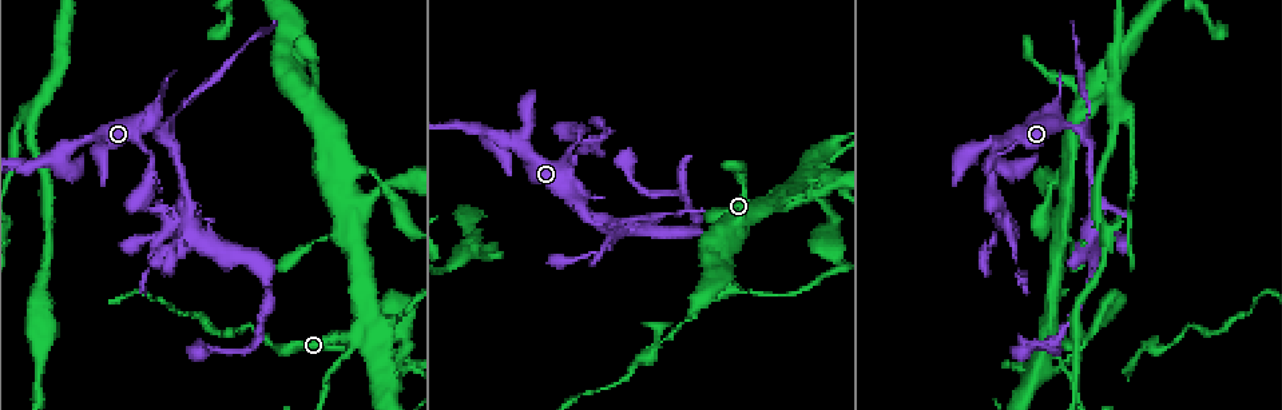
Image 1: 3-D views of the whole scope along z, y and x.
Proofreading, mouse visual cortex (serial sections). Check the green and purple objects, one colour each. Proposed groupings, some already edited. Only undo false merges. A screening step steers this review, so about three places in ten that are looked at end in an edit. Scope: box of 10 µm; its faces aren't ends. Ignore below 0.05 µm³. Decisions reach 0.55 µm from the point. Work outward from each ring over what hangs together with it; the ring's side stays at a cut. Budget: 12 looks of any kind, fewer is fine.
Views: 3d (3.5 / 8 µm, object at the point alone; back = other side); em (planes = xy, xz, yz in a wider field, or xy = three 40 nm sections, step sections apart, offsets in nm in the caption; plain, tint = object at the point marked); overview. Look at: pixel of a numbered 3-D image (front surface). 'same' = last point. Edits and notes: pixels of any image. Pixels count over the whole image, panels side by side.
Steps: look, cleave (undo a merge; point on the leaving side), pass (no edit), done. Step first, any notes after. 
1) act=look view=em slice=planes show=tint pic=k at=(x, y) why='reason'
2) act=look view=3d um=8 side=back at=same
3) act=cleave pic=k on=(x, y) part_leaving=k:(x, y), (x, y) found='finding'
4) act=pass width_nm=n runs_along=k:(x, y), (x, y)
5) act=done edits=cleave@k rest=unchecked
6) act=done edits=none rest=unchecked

act=look view=3d um=8 pic=1 at=(576, 143) why='a narrow waist'

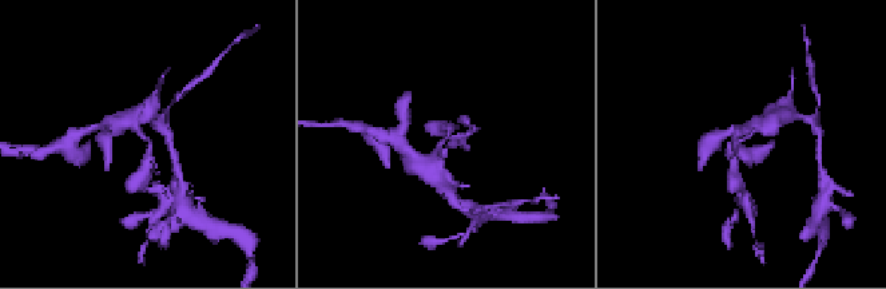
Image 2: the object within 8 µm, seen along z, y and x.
act=look view=em slice=xy step=3 show=tint at=same arm_widths_nm=200,300 why='need the tissue'

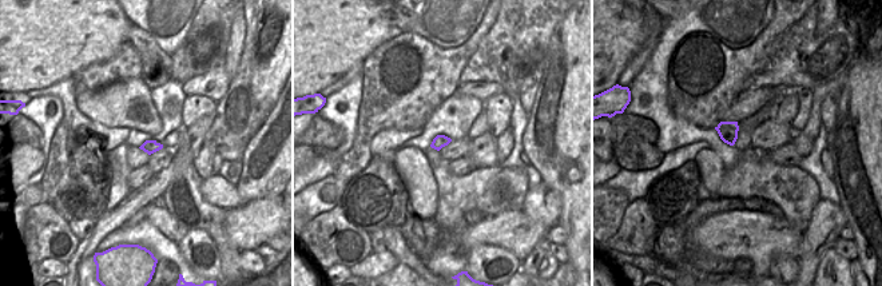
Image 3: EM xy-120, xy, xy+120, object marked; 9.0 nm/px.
act=cleave pic=2 on=(136, 186) part_leaving=2:(146, 159), (140, 182), (162, 201) found='two cells meet here'

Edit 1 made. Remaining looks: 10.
act=look view=em slice=xy step=3 show=tint pic=1 at=(1080, 133) why='sudden change in width'

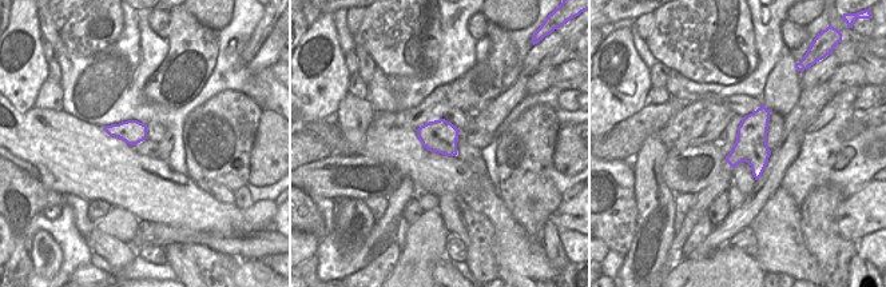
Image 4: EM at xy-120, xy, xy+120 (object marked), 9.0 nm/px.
act=look view=3d um=3.5 at=same

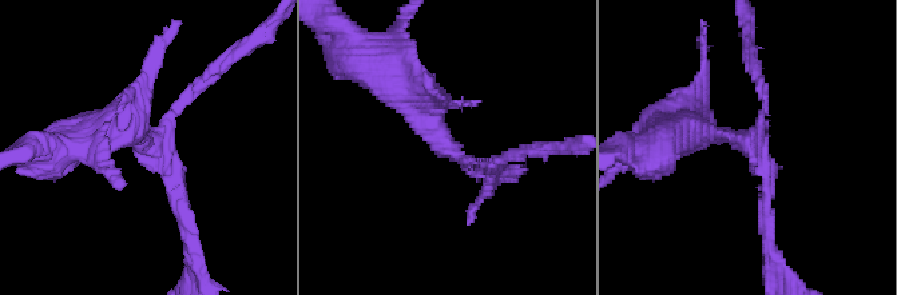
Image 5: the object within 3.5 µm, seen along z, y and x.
act=cleave pic=5 on=(209, 80) arms=3 part_leaving=5:(177, 115), (258, 34) found='two cells meet here'

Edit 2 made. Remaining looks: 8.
act=look view=3d um=8 side=back pic=1 at=(1091, 233) why='narrows sharply'

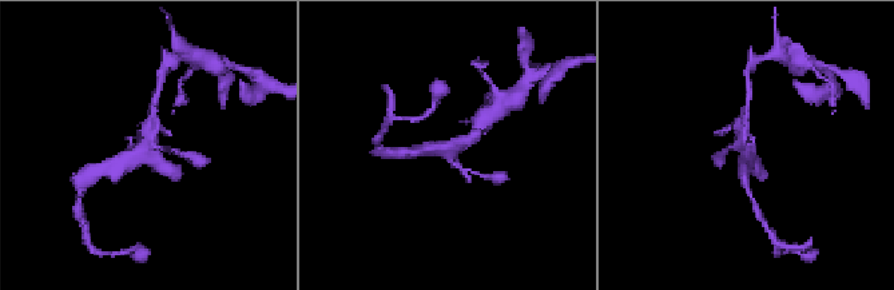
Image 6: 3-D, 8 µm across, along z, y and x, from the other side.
act=look view=3d um=3.5 at=same

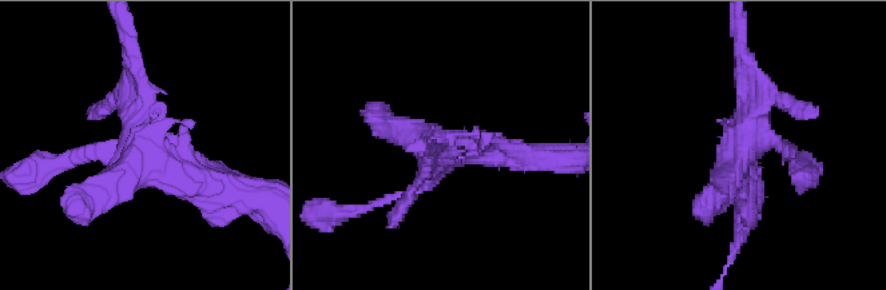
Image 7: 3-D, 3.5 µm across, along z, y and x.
act=look view=em slice=planes show=tint pic=7 at=(744, 146) why='shape alone is not enough'

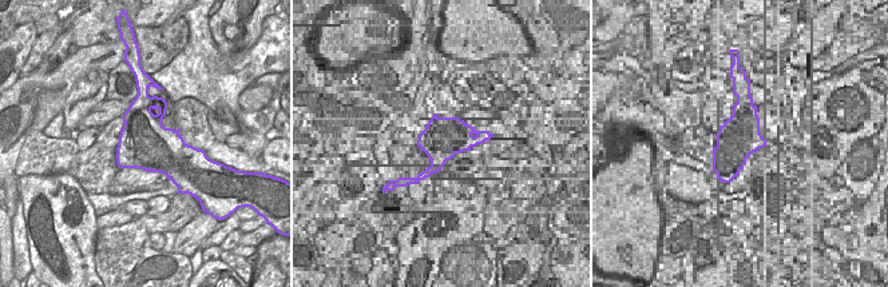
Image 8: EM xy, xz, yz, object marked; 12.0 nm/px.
act=pass runs_along=7:(131, 66), (139, 139), (226, 185) found='all the same cell'

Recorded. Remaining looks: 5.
act=look view=3d um=3.5 pic=1 at=(360, 336) why='small branch off a trunk'

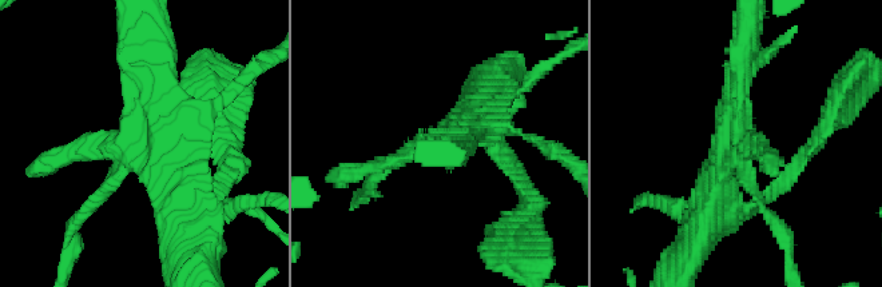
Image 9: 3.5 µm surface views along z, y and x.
act=look view=em slice=planes show=tint pic=9 at=(138, 147)

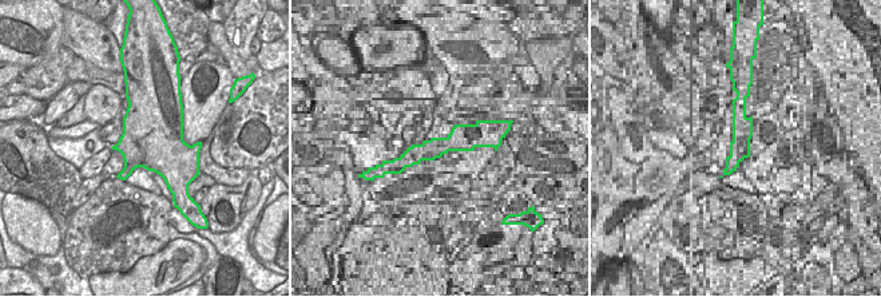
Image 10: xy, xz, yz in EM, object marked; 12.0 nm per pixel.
act=cleave pic=9 on=(90, 203) width_nm=750 found='two cells meet here'

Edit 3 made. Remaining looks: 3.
act=look view=3d um=3.5 pic=1 at=(1084, 100) why='arms part here'

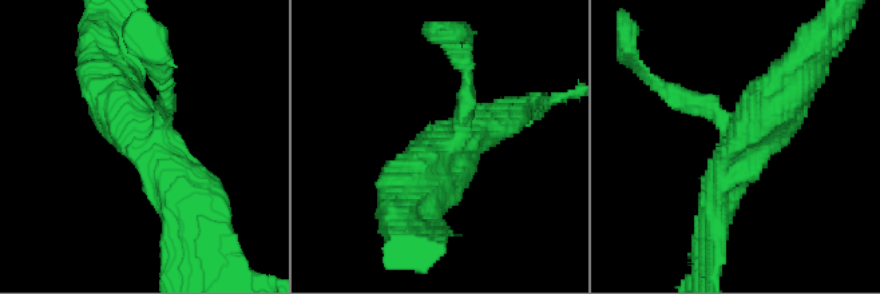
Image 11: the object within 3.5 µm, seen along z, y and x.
act=look view=em slice=xy step=5 show=tint pic=11 at=(735, 144) arms=3 arm_widths_nm=200,450,600 why='shape alone is not enough'

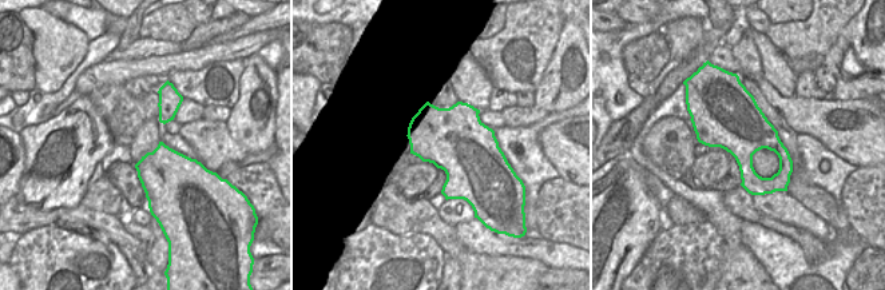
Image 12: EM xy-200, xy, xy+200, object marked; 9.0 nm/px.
act=pass width_nm=600 runs_along=11:(201, 214), (107, 83) found='all the same cell'

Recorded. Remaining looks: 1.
act=done edits=cleave@2,cleave@5,cleave@9 rest=unchecked

